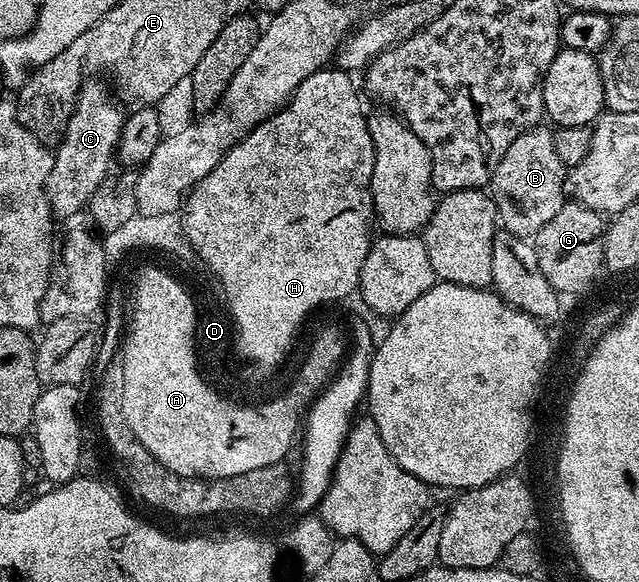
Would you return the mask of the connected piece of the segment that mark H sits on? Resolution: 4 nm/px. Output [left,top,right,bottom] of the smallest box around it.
[183,69,375,372]

